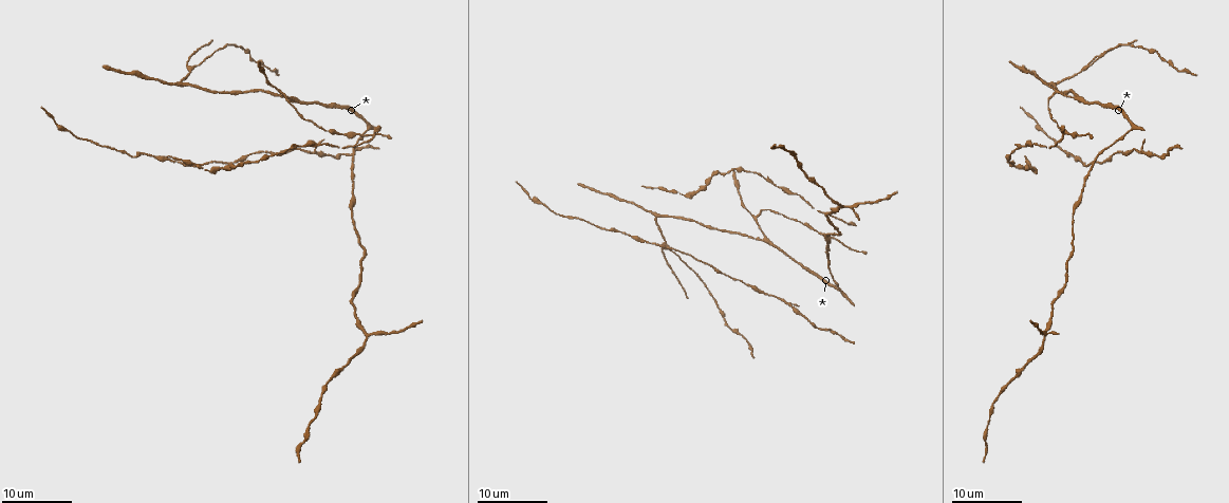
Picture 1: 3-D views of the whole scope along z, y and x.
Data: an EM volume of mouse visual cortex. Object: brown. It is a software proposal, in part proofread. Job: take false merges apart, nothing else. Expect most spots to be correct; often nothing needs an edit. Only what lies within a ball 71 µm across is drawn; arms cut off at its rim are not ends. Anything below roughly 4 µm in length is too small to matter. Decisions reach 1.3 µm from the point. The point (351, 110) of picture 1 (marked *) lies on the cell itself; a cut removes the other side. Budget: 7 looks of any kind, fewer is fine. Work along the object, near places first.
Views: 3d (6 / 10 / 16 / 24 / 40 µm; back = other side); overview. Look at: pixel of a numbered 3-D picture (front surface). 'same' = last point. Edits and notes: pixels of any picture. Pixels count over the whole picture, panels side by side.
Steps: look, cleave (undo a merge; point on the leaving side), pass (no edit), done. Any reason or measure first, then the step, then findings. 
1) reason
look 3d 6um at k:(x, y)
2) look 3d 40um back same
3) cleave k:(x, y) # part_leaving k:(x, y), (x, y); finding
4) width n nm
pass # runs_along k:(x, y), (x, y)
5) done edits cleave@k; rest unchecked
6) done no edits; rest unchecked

branch point
look 3d 24um at 1:(1054, 90)

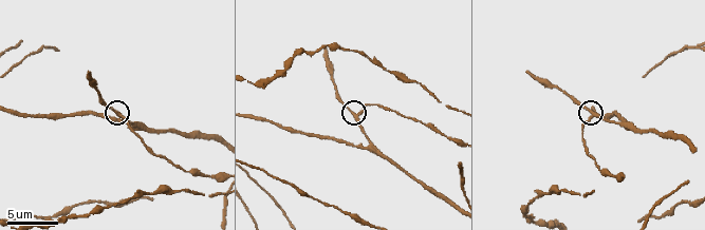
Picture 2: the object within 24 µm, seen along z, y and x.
look 3d 6um at 2:(592, 117)

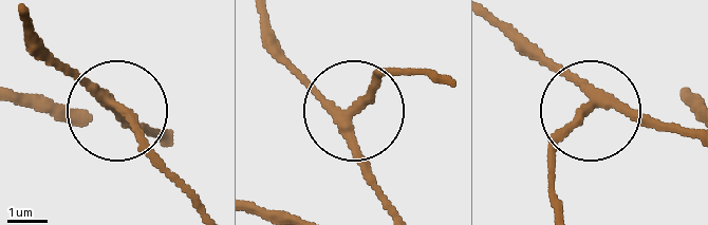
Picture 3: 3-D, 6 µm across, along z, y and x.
from behind
look 3d 6um back at 3:(590, 101)

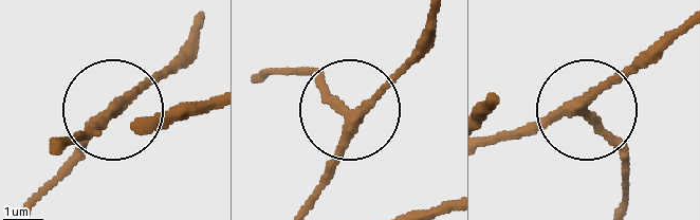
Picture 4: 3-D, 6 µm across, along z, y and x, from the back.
width 230 nm
pass # runs_along 4:(302, 205), (350, 114), (427, 36); continuous, no second cell

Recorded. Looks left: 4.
a fork
look 3d 16um at 1:(656, 215)

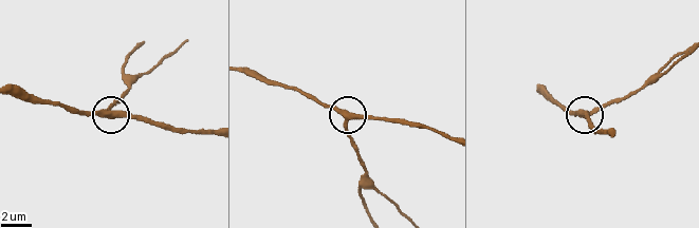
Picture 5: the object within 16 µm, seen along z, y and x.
zoom in
look 3d 10um at 5:(346, 119)

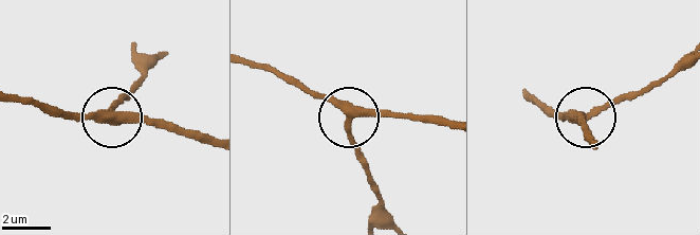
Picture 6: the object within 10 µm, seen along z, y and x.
arms 3
pass # runs_along 6:(208, 138), (124, 118), (66, 118); continuous, no second cell

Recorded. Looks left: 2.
a fork
look 3d 16um at 1:(843, 206)

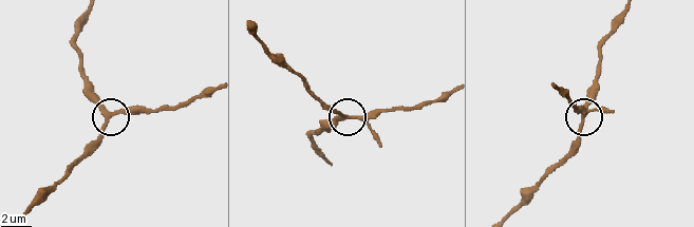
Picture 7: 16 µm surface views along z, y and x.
zoom in
look 3d 6um at 7:(347, 118)

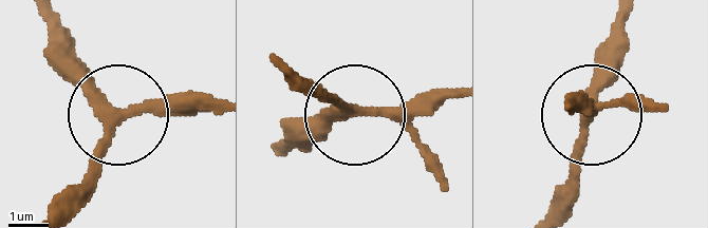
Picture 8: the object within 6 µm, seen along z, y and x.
width 270 nm
pass # runs_along 8:(42, 21), (56, 52), (116, 109), (218, 112); all the same cell

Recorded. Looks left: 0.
done no edits; rest unchecked

